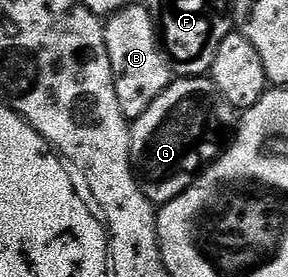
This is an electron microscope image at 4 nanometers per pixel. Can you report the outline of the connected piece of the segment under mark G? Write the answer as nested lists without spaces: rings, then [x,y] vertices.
[[[209,76],[180,77],[130,127],[130,165],[144,195],[155,207],[167,205],[188,191],[198,174],[226,148],[240,120]]]

